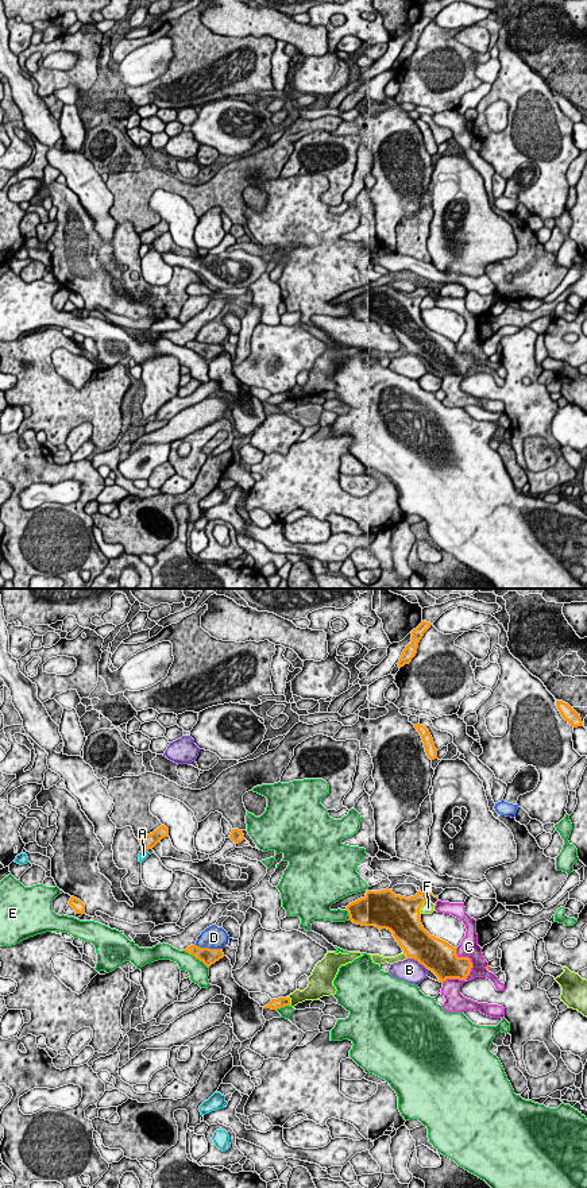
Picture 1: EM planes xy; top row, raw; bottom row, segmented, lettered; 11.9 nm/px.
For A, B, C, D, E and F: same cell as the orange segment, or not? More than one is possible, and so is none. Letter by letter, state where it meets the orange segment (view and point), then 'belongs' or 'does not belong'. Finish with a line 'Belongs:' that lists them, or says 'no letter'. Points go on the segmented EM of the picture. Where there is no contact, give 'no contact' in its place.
A: xy (145, 848) | does not belong
B: xy (417, 960) | does not belong
C: xy (463, 979) | does not belong
D: xy (208, 948) | does not belong
E: xy (196, 957) | does not belong
F: xy (420, 907) | does not belong
Belongs: no letter

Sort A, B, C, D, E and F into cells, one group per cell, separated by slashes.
A / B / C / D / E / F

